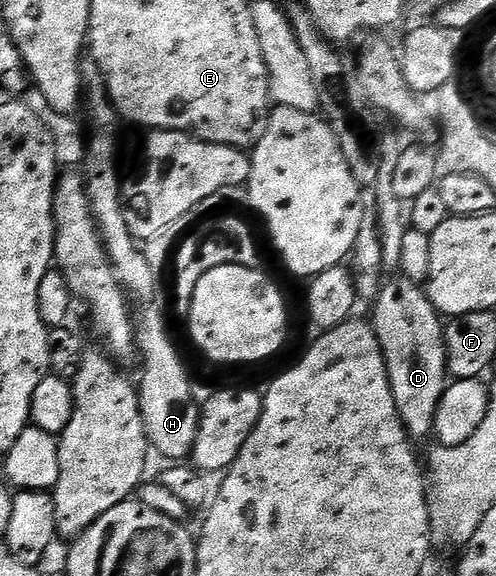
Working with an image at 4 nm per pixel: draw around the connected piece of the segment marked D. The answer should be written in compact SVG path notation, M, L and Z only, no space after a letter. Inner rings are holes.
M402 275L392 276L382 284L373 308L371 322L381 343L398 414L409 437L417 441L429 437L434 432L437 405L449 381L442 316L428 299L426 290Z

